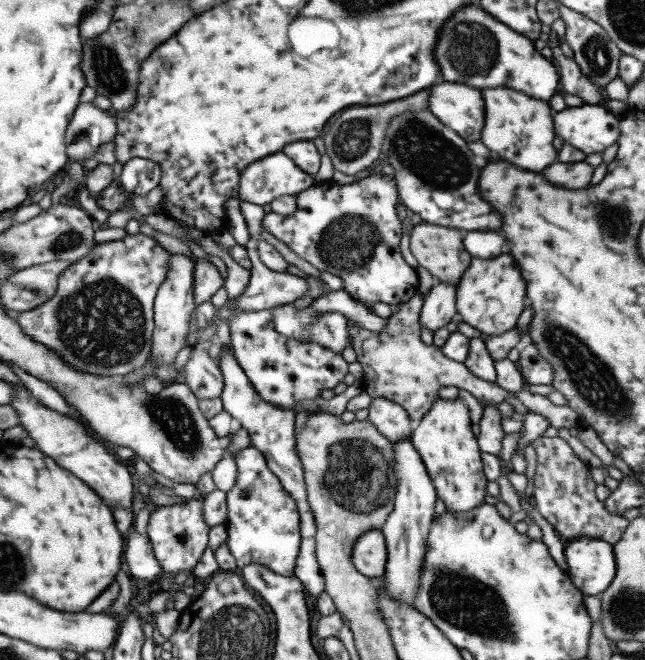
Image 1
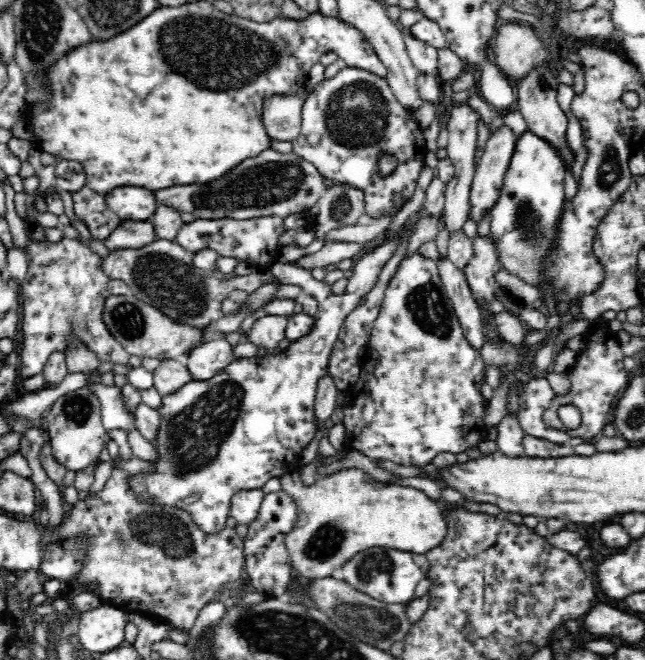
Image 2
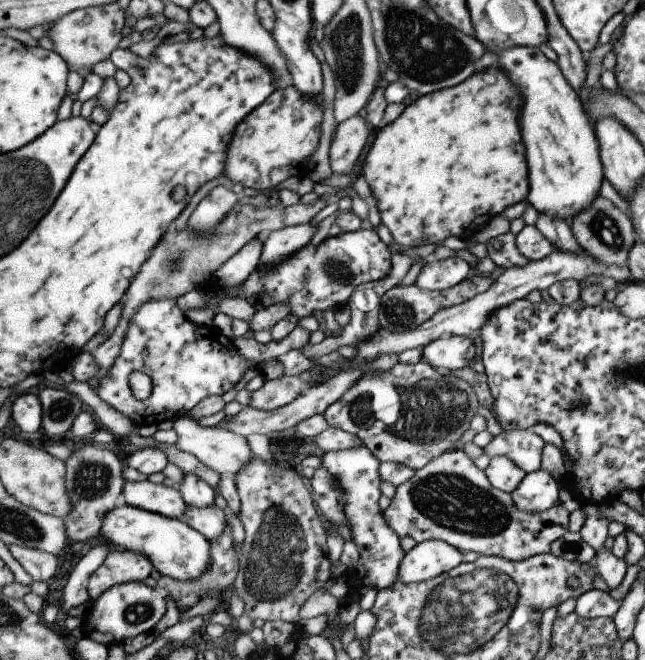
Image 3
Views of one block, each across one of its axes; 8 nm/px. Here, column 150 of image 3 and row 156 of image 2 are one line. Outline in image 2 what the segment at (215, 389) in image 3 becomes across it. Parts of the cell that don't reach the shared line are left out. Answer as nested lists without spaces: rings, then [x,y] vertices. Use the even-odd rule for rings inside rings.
[[[344,64],[334,78],[318,82],[314,90],[304,94],[302,136],[292,144],[294,154],[314,164],[326,178],[364,190],[366,214],[378,218],[402,208],[414,196],[428,154],[424,128],[414,120],[414,110],[402,106],[388,78]],[[380,150],[394,152],[400,160],[398,170],[388,178],[378,176],[376,152]]]

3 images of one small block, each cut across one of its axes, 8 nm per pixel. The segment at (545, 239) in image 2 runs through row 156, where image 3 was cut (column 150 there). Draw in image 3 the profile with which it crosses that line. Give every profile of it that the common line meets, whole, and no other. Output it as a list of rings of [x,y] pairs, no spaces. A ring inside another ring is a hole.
[[[121,504],[107,516],[101,536],[107,540],[111,548],[147,554],[151,564],[155,564],[155,570],[161,576],[167,576],[171,580],[179,580],[179,582],[197,580],[213,564],[213,554],[211,554],[213,542],[209,542],[201,532],[193,530],[183,520],[173,520],[173,518],[147,512],[141,508],[133,508],[127,504]]]

